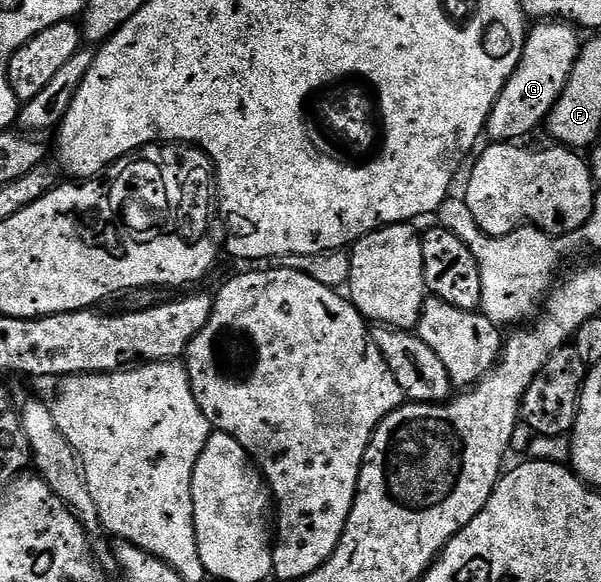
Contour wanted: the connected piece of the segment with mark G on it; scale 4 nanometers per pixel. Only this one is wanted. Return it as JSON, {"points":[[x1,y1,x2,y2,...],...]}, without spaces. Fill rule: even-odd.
{"points":[[548,19,529,28,528,41,522,51,522,59,510,75,502,95,494,103,488,116,487,136,496,143,516,143,527,133,543,126,554,103,558,101,576,60,580,57,582,37,571,24,560,19]]}

